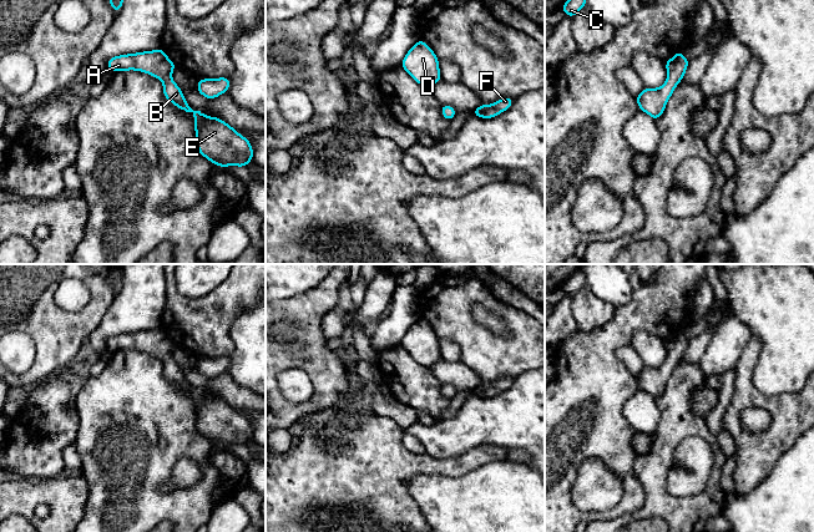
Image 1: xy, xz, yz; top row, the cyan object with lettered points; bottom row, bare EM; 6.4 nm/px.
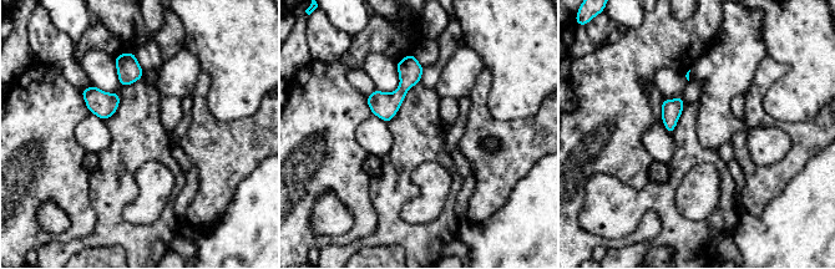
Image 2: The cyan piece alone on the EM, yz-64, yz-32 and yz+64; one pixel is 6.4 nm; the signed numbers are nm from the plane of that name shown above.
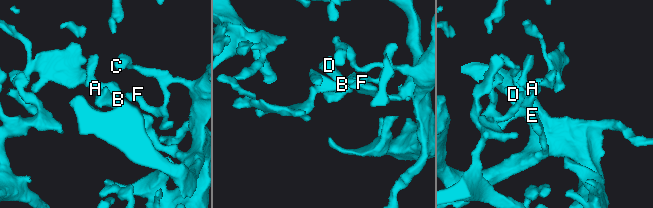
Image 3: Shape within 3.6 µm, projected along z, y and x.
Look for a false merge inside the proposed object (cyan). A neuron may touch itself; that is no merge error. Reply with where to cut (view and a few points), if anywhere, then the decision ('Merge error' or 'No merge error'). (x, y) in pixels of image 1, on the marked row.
No split. No merge error

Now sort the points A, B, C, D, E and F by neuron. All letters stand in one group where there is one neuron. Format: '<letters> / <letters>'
A B C D E F

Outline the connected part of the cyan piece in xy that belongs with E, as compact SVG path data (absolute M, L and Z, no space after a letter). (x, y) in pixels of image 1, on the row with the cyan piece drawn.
M162 49L118 55L107 61L107 69L113 72L135 70L161 80L163 96L180 110L193 113L196 145L204 158L218 167L247 167L253 159L251 142L223 120L193 111L171 76L176 67L177 65L168 59Z

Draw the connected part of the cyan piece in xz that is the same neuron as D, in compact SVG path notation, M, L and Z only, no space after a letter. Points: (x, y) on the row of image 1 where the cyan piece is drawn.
M424 40L409 49L400 65L420 86L430 87L443 80L439 59Z

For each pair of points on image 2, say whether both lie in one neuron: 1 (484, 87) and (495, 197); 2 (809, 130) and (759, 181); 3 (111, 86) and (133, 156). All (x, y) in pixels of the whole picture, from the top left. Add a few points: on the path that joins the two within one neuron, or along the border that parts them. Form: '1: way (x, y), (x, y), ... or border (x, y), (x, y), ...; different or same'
1: way (479, 115), (475, 153), (491, 169); same
2: way (804, 146), (775, 177); same
3: border (120, 85), (115, 91); different

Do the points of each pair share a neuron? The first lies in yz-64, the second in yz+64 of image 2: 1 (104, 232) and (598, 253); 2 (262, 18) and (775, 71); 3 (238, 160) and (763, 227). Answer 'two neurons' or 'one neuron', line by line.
1: two neurons
2: two neurons
3: two neurons

